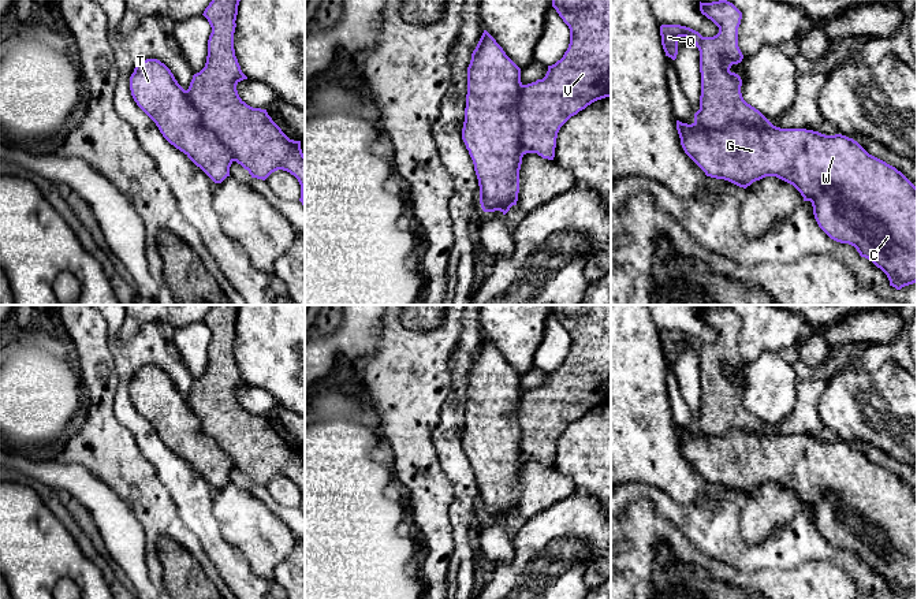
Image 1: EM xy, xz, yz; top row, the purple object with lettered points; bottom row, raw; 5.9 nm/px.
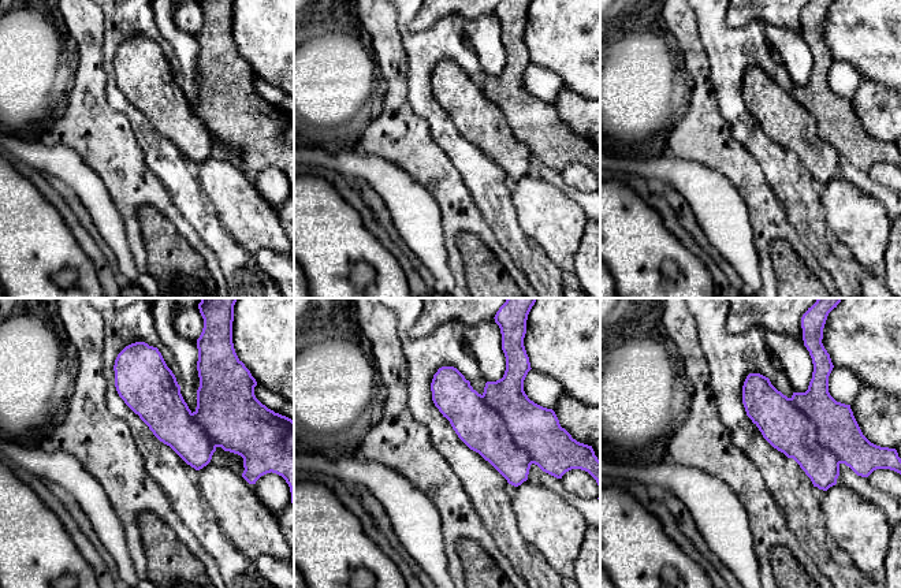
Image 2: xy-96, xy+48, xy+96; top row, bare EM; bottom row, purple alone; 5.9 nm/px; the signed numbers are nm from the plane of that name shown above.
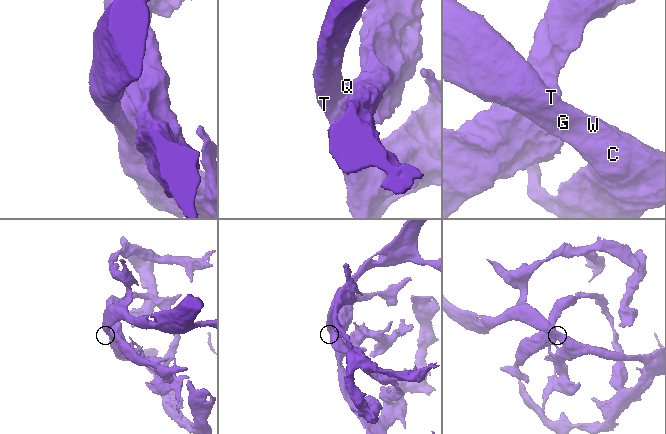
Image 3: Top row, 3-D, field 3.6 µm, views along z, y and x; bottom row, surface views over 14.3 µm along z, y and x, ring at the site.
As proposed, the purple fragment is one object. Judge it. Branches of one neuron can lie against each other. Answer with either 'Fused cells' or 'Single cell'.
Fused cells

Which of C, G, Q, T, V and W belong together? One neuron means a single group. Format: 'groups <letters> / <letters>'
groups C G T W / Q V

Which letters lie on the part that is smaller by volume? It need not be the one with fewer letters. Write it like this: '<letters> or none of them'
Q, V

